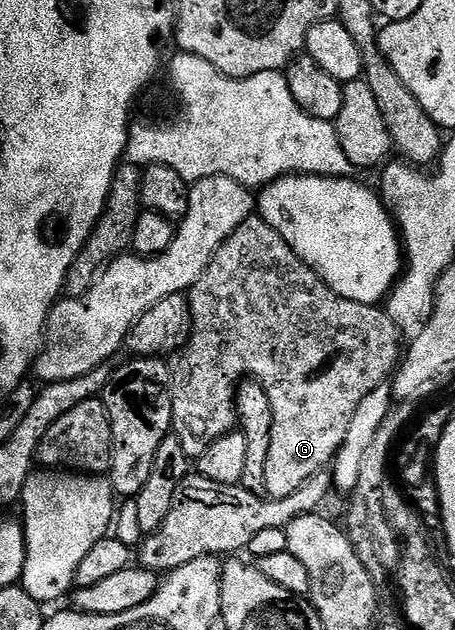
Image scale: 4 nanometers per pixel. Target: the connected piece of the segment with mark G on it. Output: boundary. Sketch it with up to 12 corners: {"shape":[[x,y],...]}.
{"shape":[[260,217],[188,292],[172,374],[191,460],[272,404],[266,494],[333,463],[395,373],[344,300]]}

